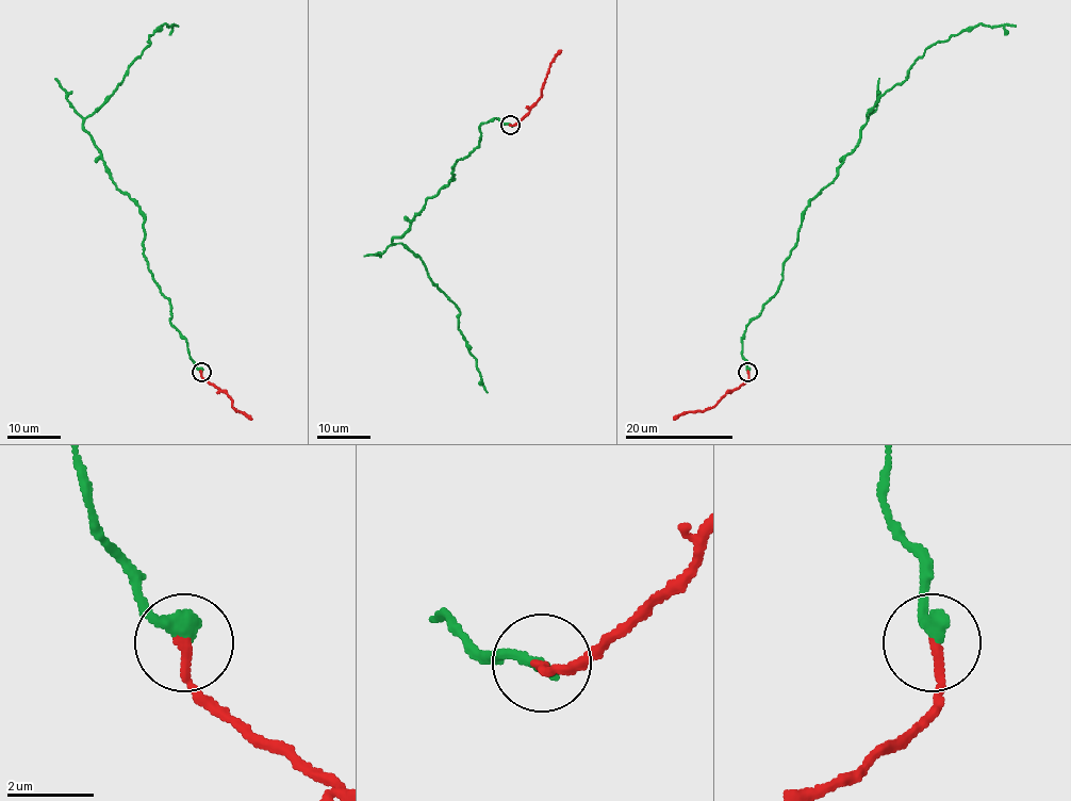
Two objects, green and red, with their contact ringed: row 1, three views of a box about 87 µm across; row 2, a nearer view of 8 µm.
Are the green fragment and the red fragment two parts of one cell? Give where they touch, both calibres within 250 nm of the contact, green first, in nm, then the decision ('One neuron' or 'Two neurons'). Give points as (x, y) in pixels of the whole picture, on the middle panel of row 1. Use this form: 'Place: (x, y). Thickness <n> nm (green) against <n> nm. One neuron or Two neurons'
Place: (510, 125). Thickness 360 nm (green) against 220 nm. One neuron

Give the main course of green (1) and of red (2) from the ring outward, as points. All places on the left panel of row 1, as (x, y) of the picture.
1: (200, 371), (148, 267), (144, 214), (112, 180), (83, 126), (149, 35), (164, 23), (178, 27)
2: (200, 371), (221, 390), (236, 411), (251, 419)

